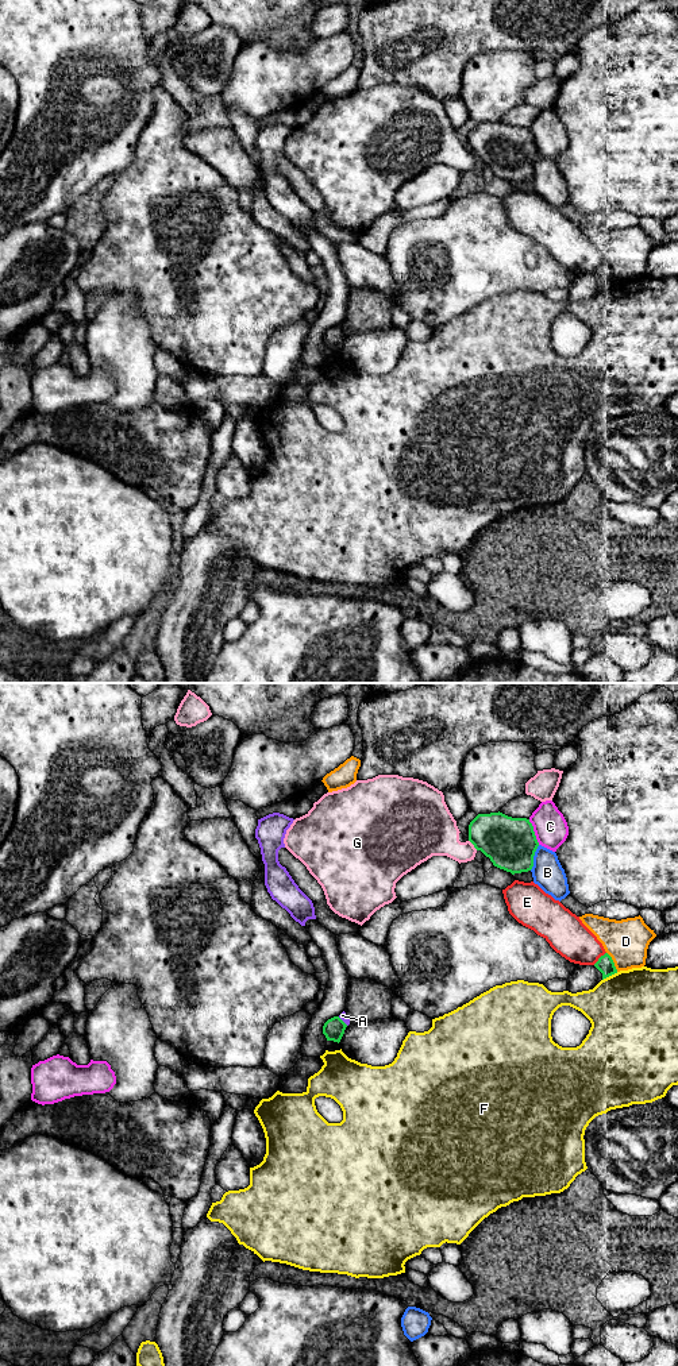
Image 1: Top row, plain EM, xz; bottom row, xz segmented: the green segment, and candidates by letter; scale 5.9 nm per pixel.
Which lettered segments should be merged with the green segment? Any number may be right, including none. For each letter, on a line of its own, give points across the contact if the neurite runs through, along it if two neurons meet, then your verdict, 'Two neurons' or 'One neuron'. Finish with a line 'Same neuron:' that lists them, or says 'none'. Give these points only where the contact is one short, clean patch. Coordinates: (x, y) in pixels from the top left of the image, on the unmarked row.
A: Boundary: xz (338, 325), (347, 334). Two neurons
B: Two neurons
C: Two neurons
D: Two neurons
E: Two neurons
F: Two neurons
G: Two neurons
Same neuron: none

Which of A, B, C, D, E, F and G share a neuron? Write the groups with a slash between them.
A B / C / D / E / F / G

